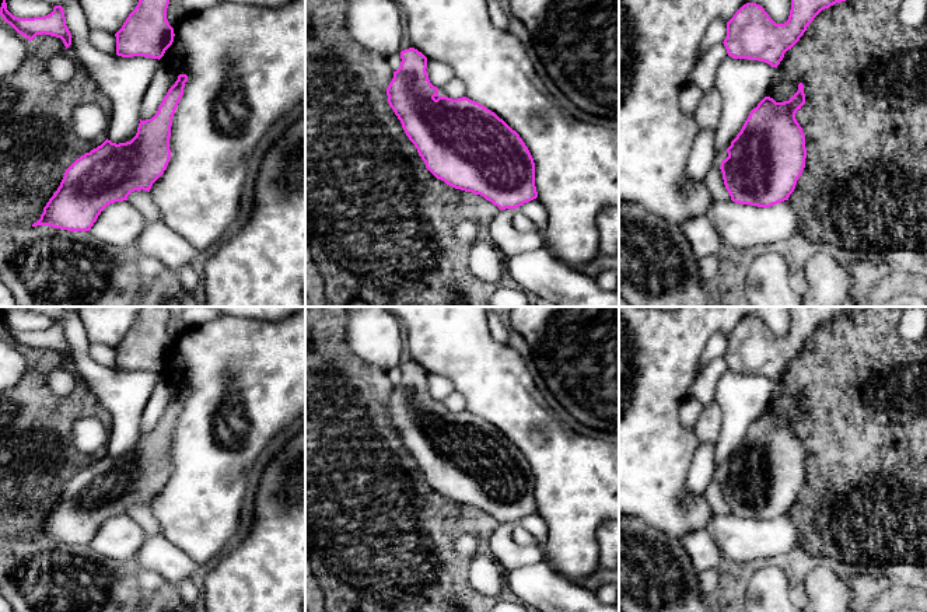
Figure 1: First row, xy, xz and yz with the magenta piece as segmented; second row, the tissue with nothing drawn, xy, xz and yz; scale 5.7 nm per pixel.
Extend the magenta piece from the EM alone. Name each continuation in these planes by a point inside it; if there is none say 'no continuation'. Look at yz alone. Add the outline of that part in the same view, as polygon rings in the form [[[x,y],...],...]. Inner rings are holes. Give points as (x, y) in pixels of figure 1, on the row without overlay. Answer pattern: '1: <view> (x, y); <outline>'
1: yz (723, 468); [[[727,464],[718,465],[718,466],[716,468],[713,480],[720,483],[721,475],[725,473],[727,471],[728,471]]]

